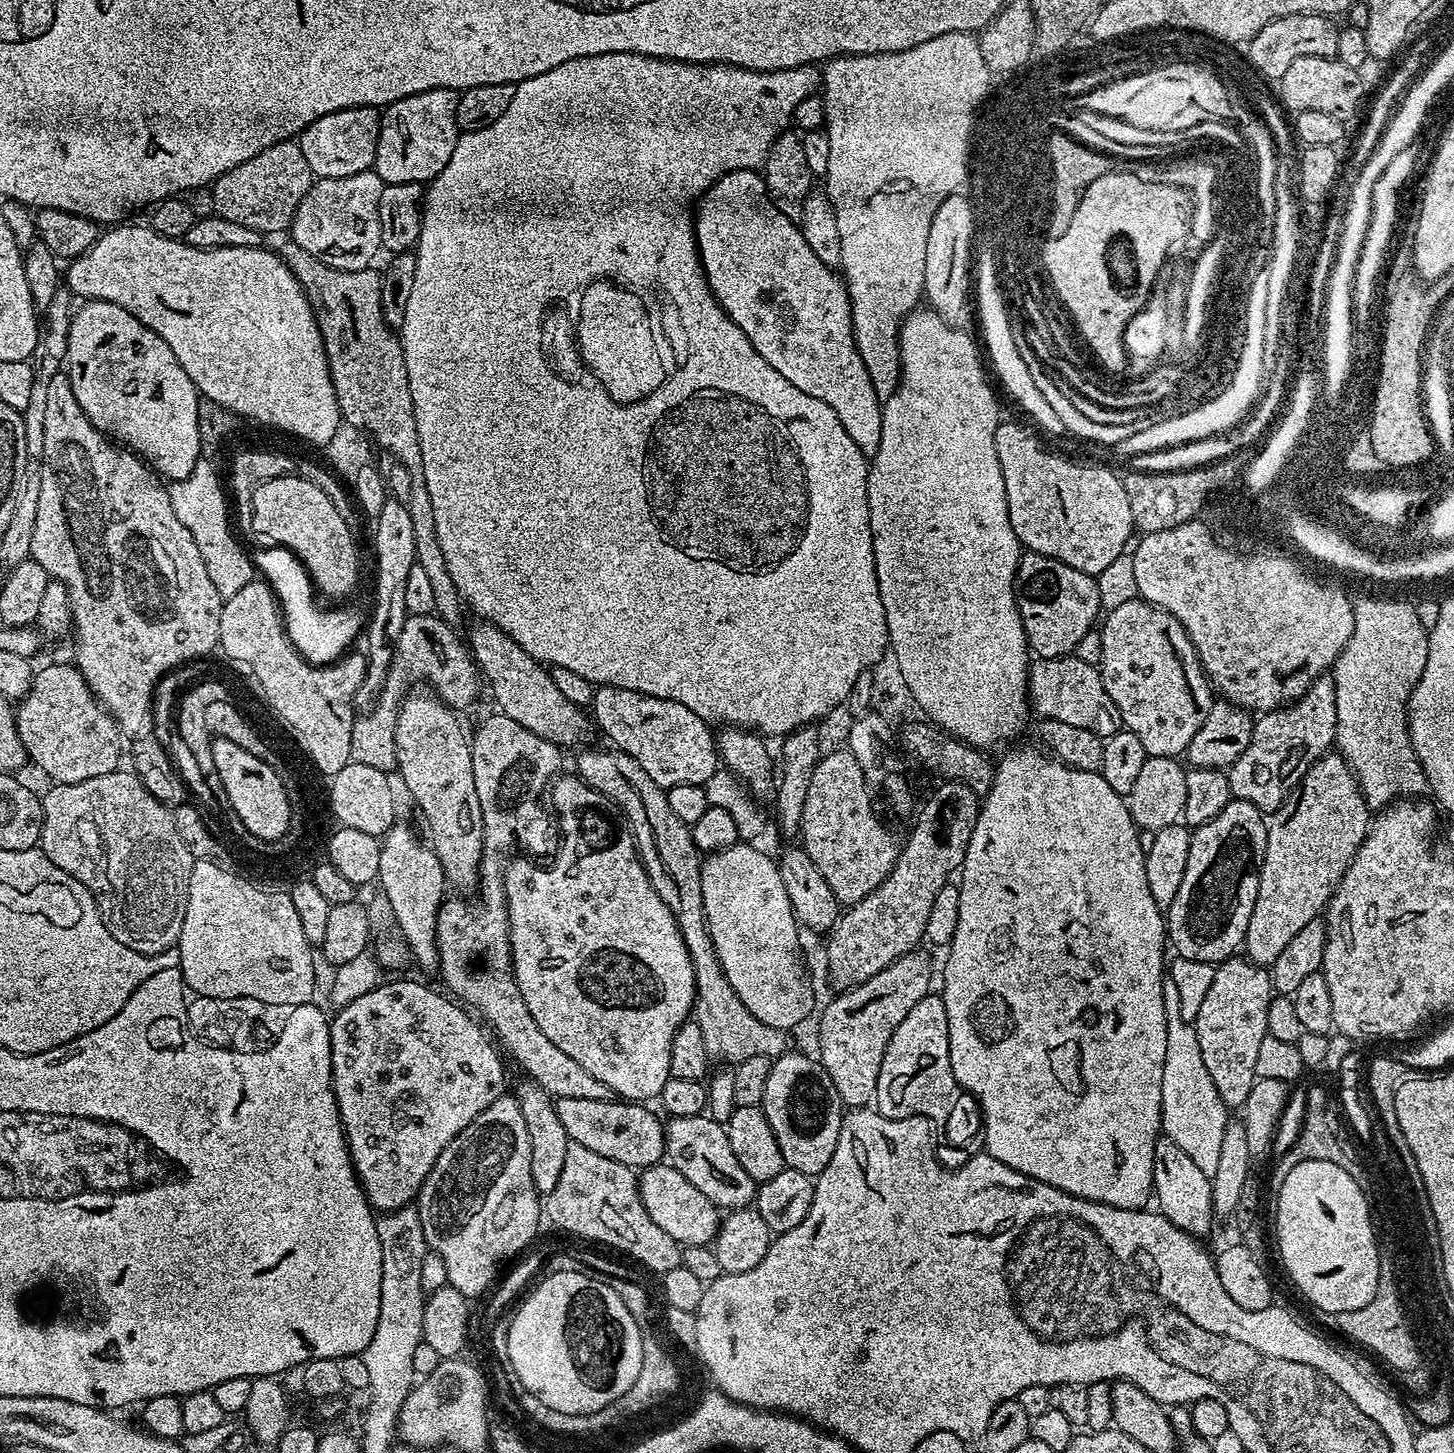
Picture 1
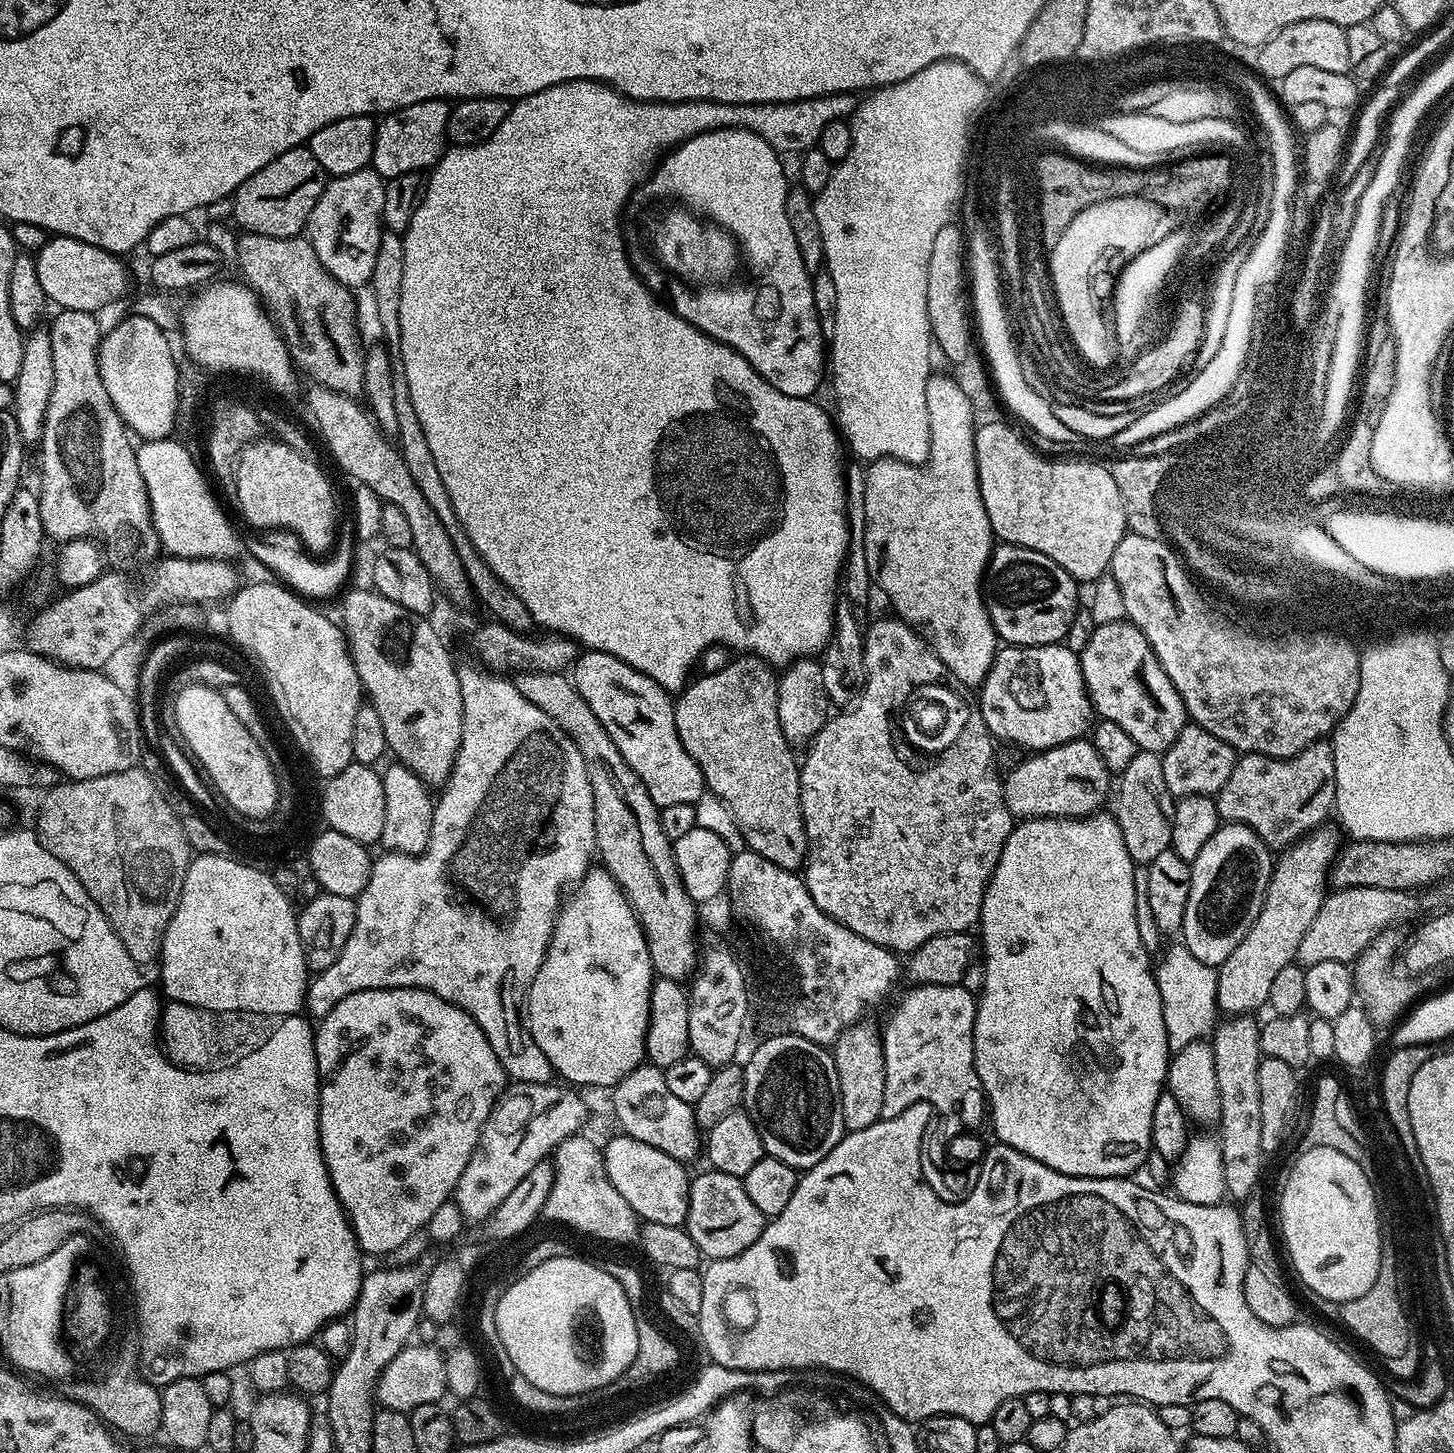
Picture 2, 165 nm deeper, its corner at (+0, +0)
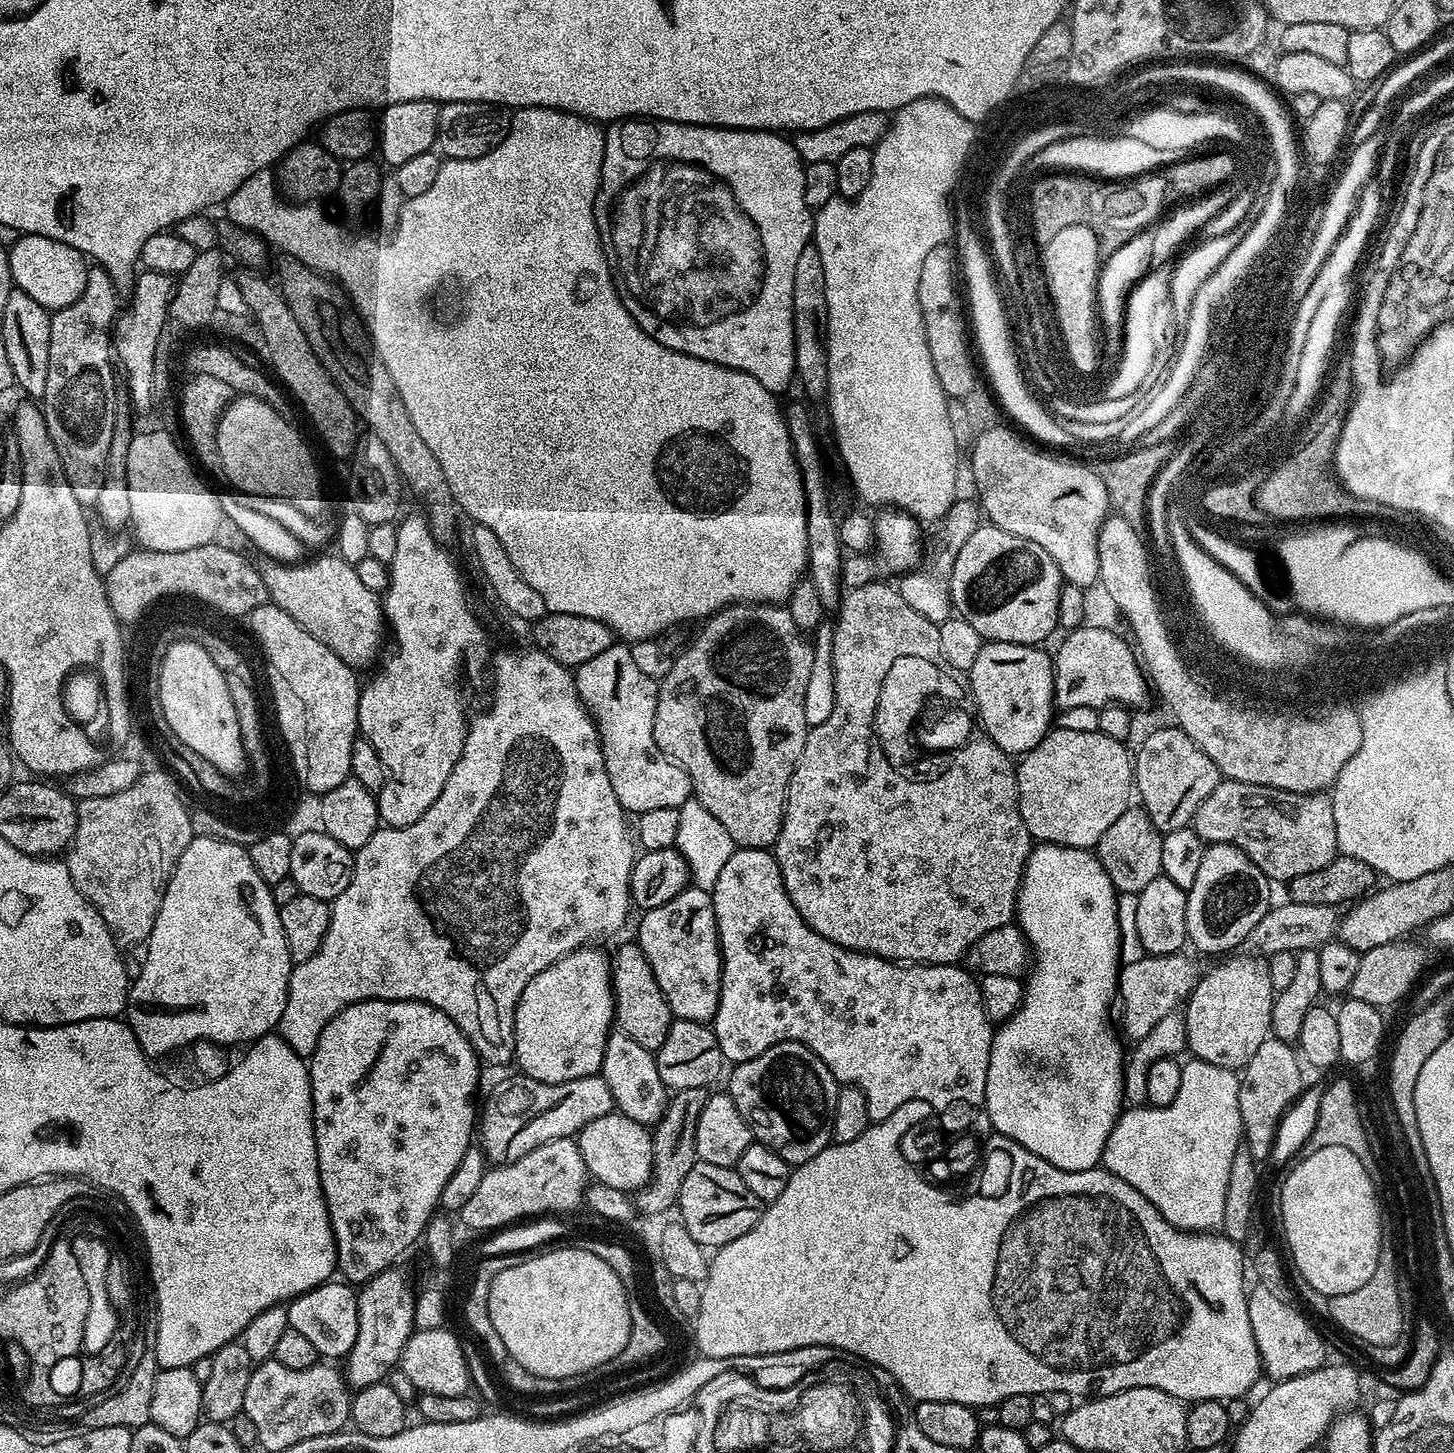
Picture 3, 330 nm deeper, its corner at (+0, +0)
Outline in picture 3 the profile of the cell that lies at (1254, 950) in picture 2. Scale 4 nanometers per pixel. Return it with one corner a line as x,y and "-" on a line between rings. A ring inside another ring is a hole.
1232,954
1221,960
1224,961
1217,968
1201,975
1183,1005
1182,1015
1188,1039
1186,1048
1195,1059
1210,1062
1210,1066
1242,1070
1250,1062
1250,1058
1254,1058
1258,1046
1262,1046
1262,1042
1269,1039
1272,1030
1274,993
1270,986
1270,970
1267,963
1258,956

